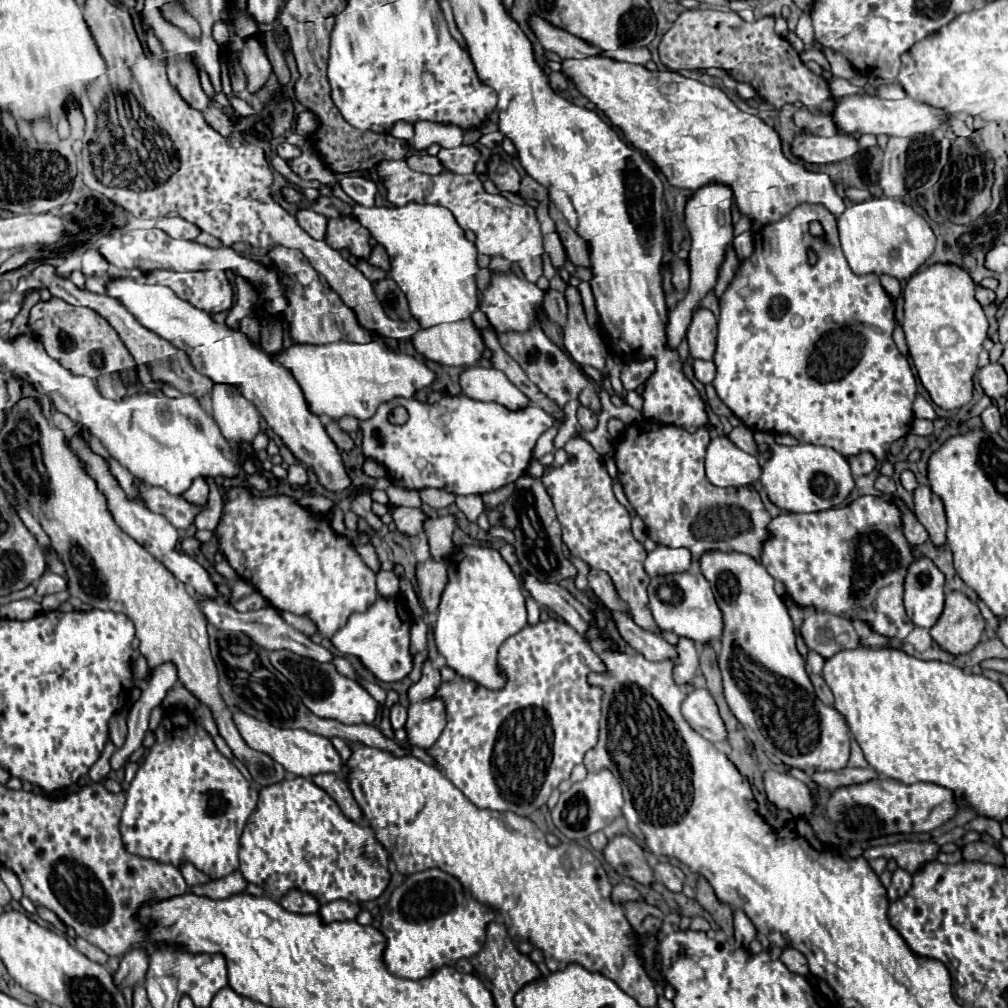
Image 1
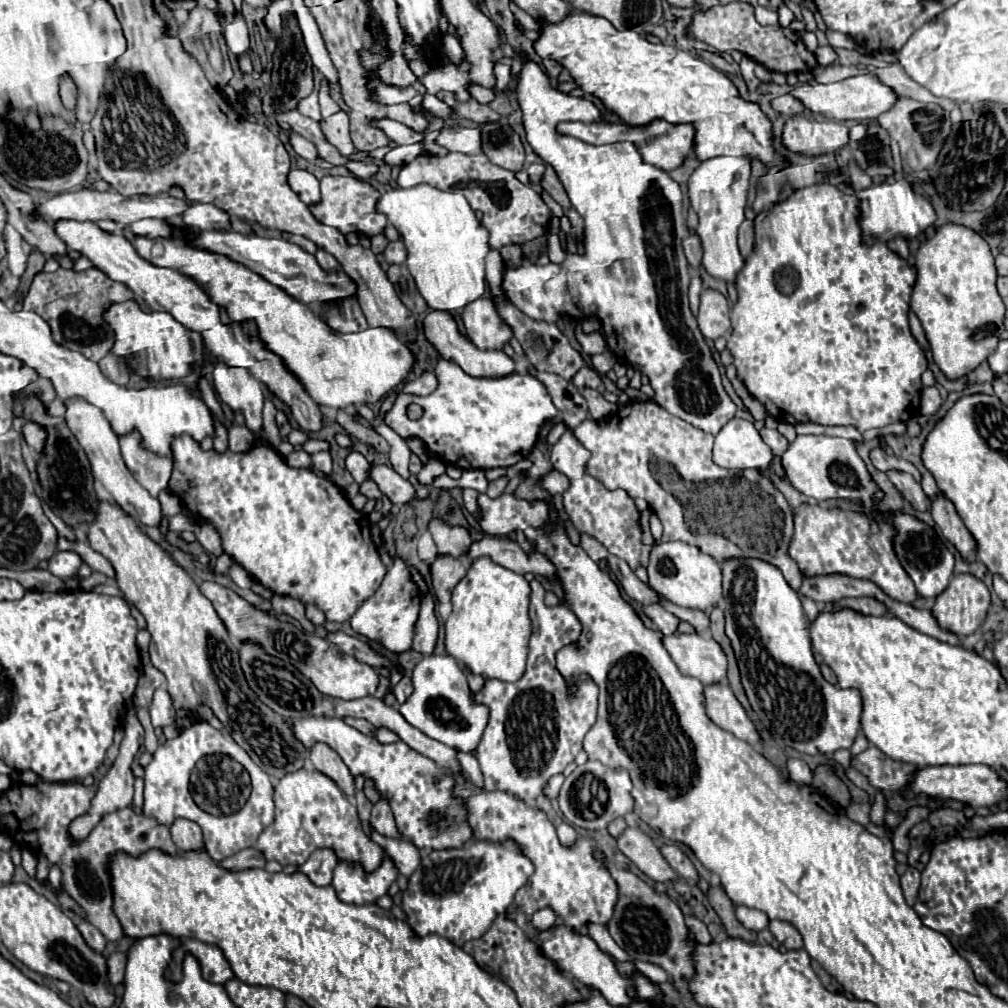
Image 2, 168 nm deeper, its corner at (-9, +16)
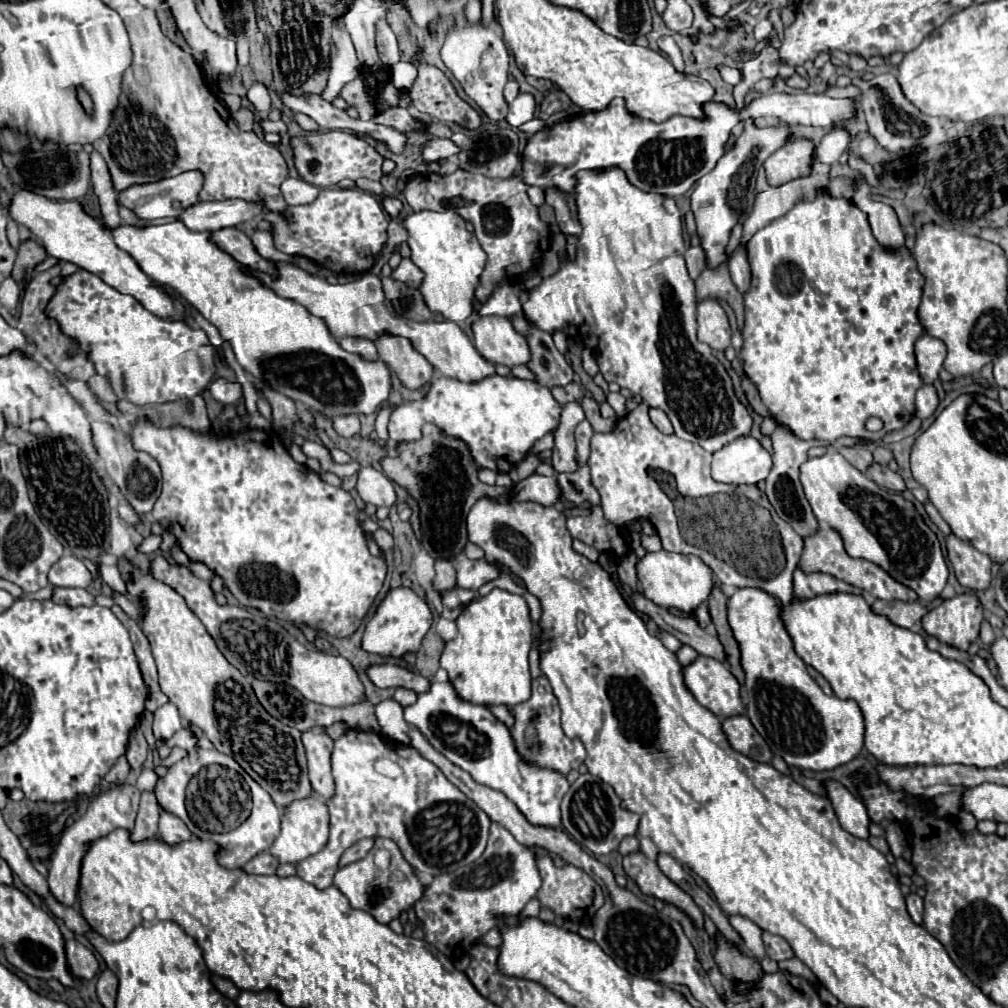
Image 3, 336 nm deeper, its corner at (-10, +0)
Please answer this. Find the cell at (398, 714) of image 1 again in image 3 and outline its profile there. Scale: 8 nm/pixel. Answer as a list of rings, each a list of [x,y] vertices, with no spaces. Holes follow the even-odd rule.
[[[397,688],[395,694],[393,694],[393,698],[395,698],[401,706],[409,706],[409,704],[415,704],[417,694],[411,692],[411,690],[407,690],[407,688]]]

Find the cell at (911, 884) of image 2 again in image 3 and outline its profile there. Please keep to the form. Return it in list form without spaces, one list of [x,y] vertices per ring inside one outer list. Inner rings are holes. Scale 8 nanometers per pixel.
[[[909,894],[905,900],[907,900],[907,910],[913,922],[923,924],[923,900],[917,894]]]

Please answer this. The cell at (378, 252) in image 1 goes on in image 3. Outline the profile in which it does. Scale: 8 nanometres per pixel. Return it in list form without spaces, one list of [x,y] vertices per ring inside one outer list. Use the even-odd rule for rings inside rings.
[[[403,258],[399,268],[393,270],[391,278],[399,280],[399,282],[405,282],[409,288],[419,288],[419,284],[423,282],[423,272],[413,264],[411,258]]]

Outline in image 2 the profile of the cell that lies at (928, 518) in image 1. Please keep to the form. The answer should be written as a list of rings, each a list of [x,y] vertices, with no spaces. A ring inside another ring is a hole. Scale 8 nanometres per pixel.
[[[942,492],[936,494],[936,498],[932,500],[932,518],[934,522],[940,526],[942,534],[958,548],[958,552],[968,558],[970,554],[974,554],[974,548],[976,548],[976,542],[972,540],[970,532],[966,530],[964,522],[960,520],[954,504],[942,496]]]

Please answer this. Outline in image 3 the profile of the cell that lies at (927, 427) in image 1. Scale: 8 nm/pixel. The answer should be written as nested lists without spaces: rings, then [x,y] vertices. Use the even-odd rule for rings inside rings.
[[[923,384],[919,390],[917,390],[917,396],[915,396],[915,416],[917,418],[929,418],[935,408],[937,408],[937,390],[933,384]]]

